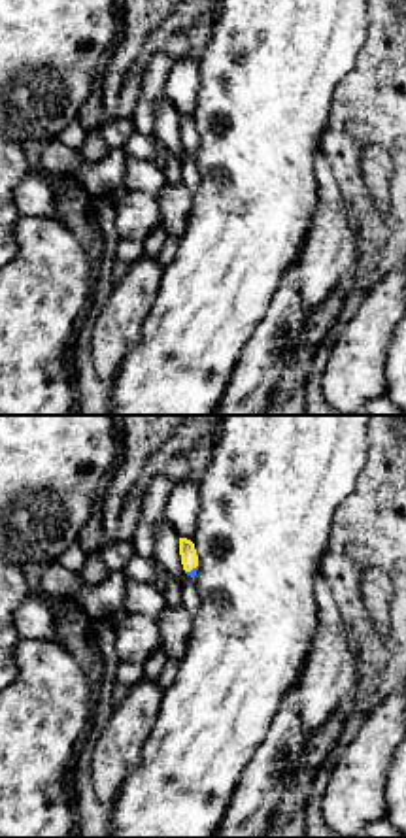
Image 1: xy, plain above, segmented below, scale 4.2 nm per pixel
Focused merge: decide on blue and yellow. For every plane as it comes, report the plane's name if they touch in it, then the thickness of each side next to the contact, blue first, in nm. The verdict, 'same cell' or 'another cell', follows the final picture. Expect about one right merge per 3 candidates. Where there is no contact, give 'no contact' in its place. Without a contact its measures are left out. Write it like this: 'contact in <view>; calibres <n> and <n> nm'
contact in xy; calibres 30 and 80 nm

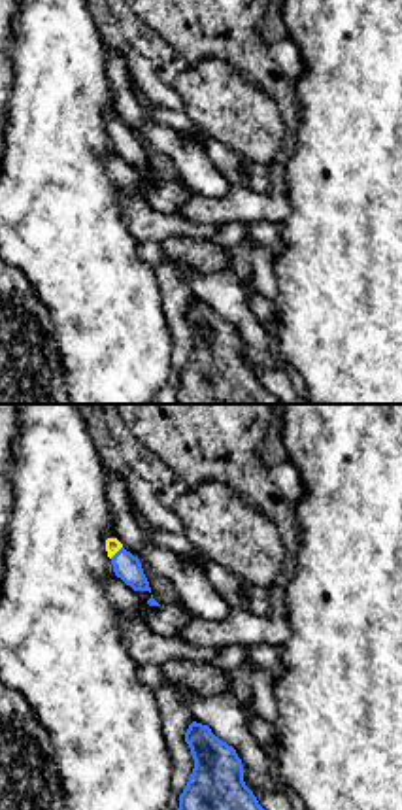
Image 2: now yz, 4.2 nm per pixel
contact in yz; calibres 120 and 60 nm

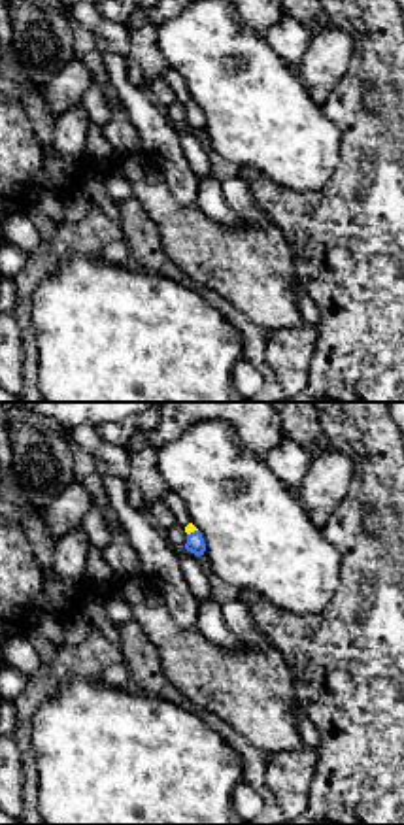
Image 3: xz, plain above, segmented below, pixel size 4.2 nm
contact in xz; calibres 80 and 40 nm

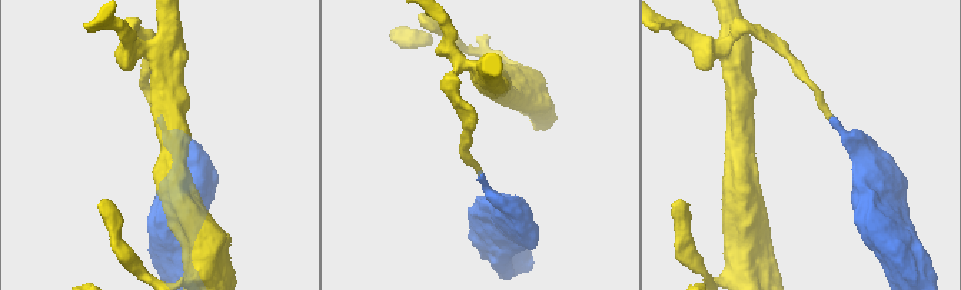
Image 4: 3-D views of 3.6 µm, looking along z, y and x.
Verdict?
same cell

